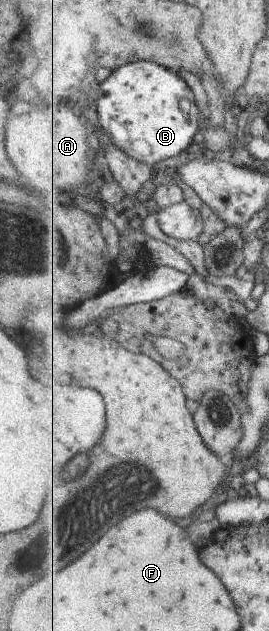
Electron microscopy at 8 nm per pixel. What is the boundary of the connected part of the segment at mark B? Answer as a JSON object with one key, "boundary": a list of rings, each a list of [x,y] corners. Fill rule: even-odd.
{"boundary":[[[148,60],[130,62],[111,72],[101,83],[97,109],[114,145],[149,168],[182,156],[200,129],[200,109],[186,81],[174,70]]]}

